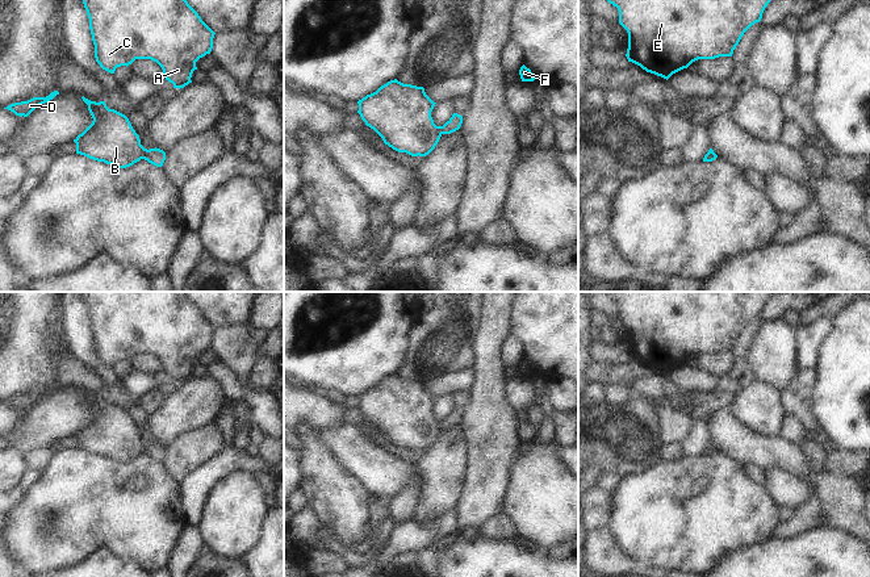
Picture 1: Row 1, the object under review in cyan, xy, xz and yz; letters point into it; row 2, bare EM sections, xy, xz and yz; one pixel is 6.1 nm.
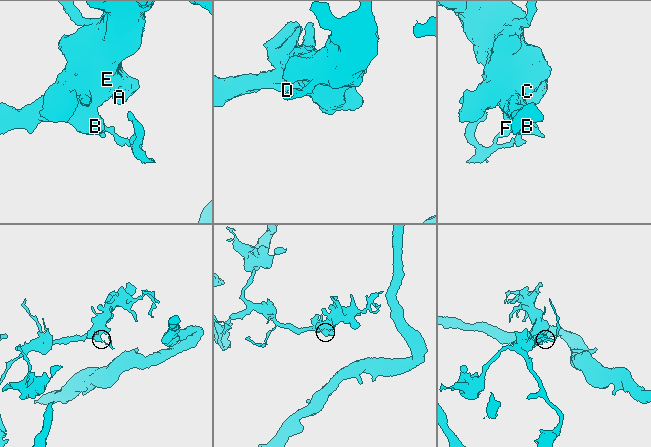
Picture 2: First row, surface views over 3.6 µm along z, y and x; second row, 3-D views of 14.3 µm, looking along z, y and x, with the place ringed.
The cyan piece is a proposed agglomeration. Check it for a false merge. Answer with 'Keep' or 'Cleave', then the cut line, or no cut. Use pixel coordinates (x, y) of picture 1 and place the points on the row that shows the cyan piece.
Cleave. Split along xy (149, 150), (142, 158)

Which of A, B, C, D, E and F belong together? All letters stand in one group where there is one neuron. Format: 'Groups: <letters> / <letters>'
Groups: A B C D E / F

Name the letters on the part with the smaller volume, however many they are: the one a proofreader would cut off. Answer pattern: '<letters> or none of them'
F

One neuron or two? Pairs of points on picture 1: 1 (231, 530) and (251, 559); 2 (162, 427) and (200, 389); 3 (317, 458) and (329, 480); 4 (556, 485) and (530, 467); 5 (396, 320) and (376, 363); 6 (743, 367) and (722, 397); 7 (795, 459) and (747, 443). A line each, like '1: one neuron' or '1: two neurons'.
1: two neurons
2: one neuron
3: one neuron
4: one neuron
5: one neuron
6: one neuron
7: one neuron

